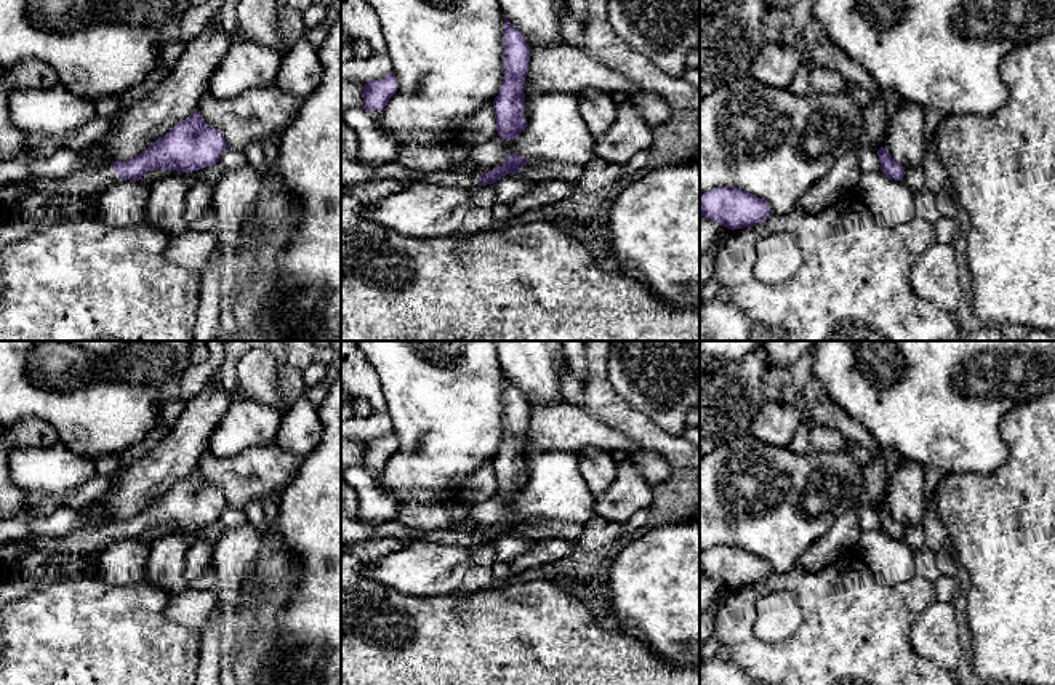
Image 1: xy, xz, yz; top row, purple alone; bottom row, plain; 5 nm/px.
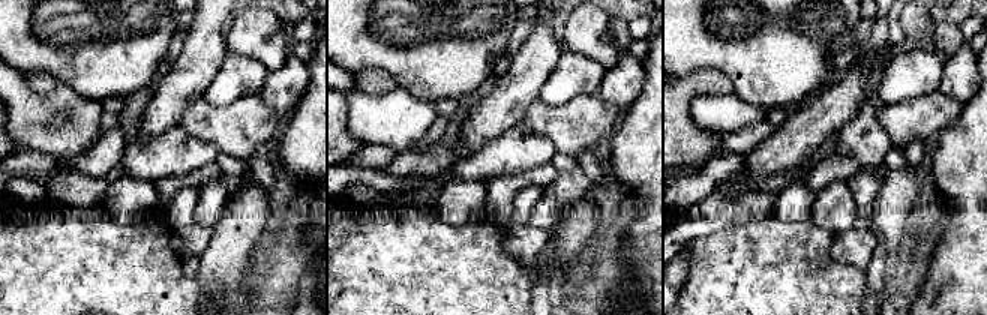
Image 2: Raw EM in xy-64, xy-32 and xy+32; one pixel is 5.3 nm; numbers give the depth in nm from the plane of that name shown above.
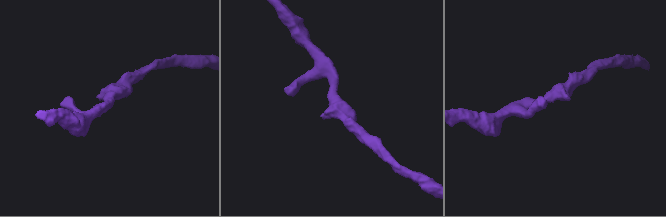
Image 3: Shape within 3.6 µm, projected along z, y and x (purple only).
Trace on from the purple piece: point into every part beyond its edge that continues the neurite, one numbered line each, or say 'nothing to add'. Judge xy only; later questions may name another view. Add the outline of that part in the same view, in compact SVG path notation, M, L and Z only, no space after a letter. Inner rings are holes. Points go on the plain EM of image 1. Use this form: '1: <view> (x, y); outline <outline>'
1: xy (90, 540); outline M16 515L14 519L0 520L0 544L5 541L29 541L35 551L46 552L50 555L66 554L96 554L120 539L118 531L112 527L112 522L101 527L83 527L74 530L67 536L42 536L32 535L27 525L27 519Z

